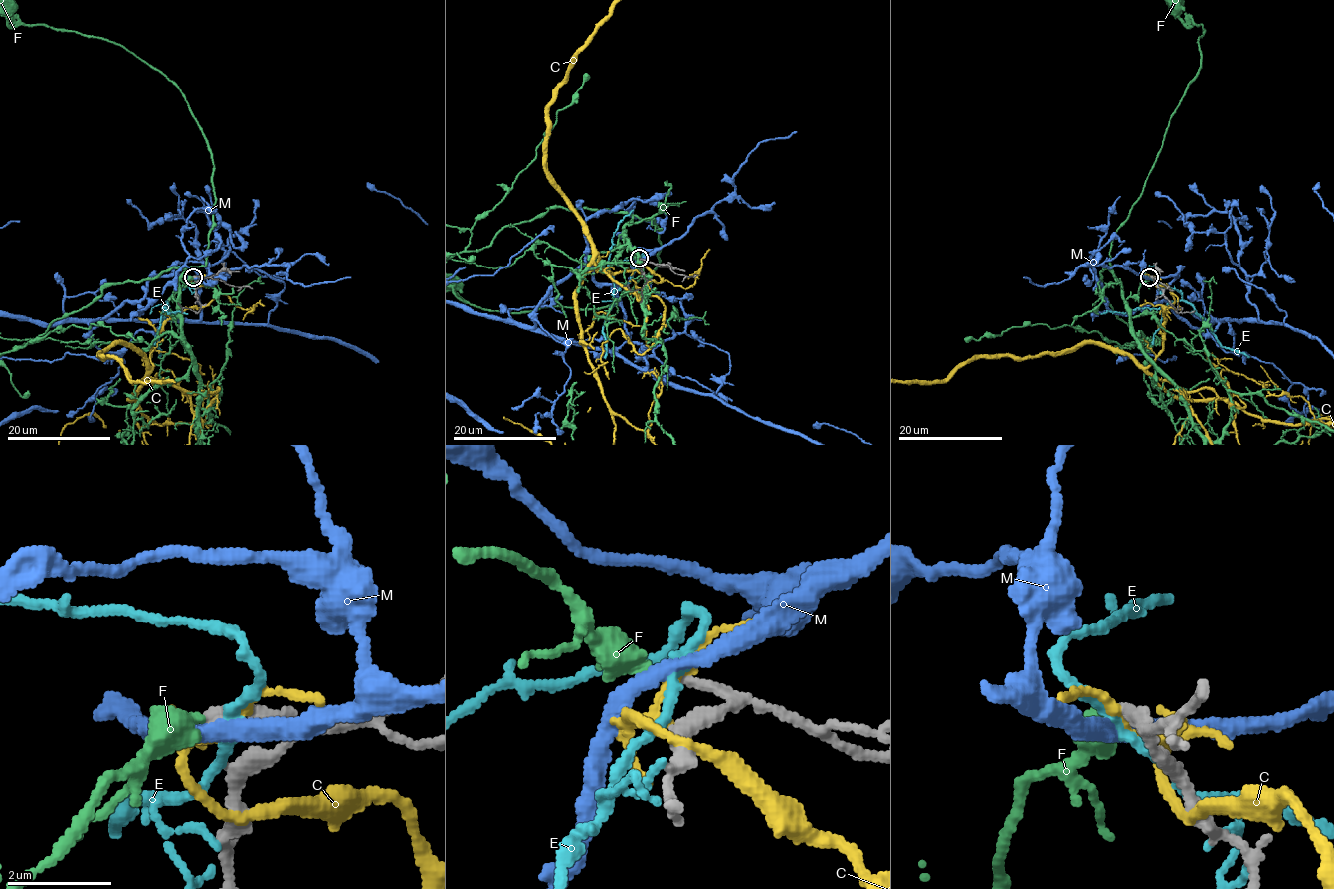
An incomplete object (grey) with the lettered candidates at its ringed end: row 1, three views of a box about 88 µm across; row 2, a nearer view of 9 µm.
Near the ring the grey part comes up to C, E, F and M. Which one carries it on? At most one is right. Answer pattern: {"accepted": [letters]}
{"accepted": ["F"]}

